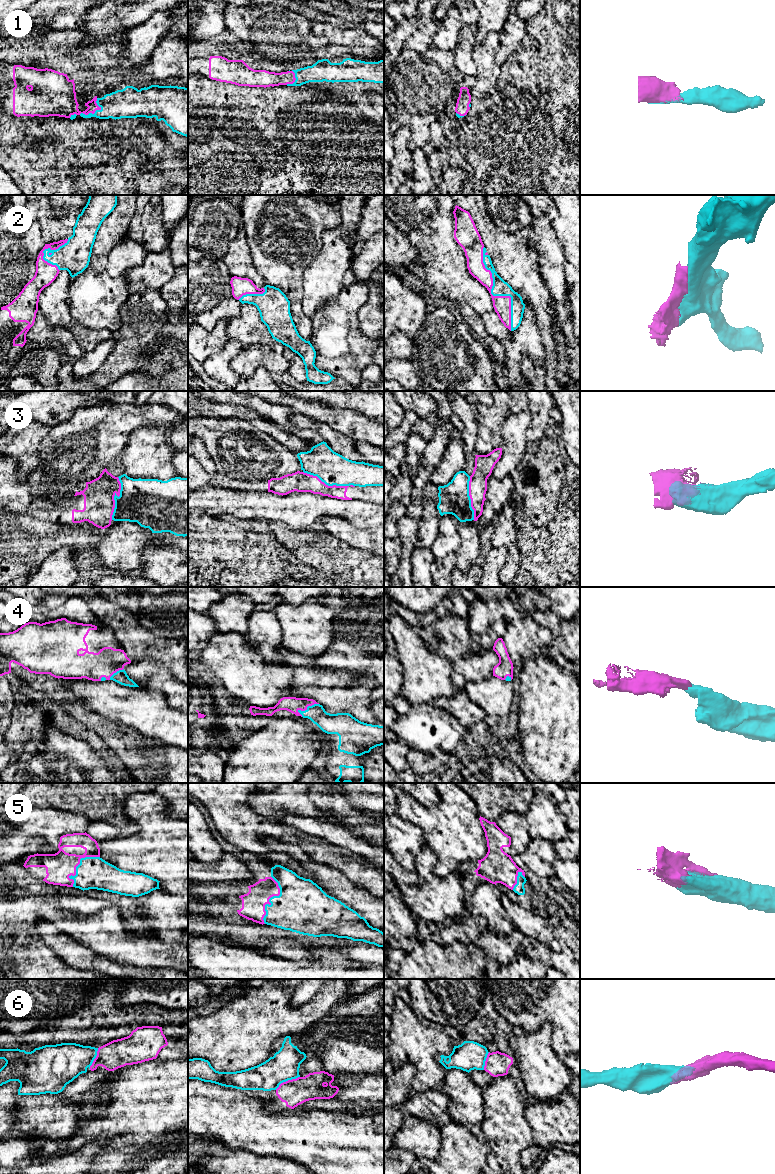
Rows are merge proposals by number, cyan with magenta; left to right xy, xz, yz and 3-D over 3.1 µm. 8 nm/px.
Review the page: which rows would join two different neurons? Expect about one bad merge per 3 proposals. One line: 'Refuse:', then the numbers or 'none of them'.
Refuse: 3, 6

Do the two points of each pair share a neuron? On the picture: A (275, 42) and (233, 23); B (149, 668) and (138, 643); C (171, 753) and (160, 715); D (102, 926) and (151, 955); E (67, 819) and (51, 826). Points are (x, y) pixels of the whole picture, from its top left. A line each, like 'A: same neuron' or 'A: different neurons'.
A: same neuron
B: different neurons
C: different neurons
D: same neuron
E: same neuron

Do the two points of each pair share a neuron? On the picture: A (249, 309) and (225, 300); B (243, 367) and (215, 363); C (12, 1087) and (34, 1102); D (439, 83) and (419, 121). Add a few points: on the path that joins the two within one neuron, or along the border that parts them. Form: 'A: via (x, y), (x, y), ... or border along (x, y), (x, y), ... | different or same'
A: border along (242, 304), (239, 314), (228, 321) | different
B: border along (244, 348), (230, 362), (230, 366), (239, 375) | different
C: border along (18, 1095), (16, 1099), (16, 1118) | different
D: via (439, 93), (439, 99), (429, 112) | same

